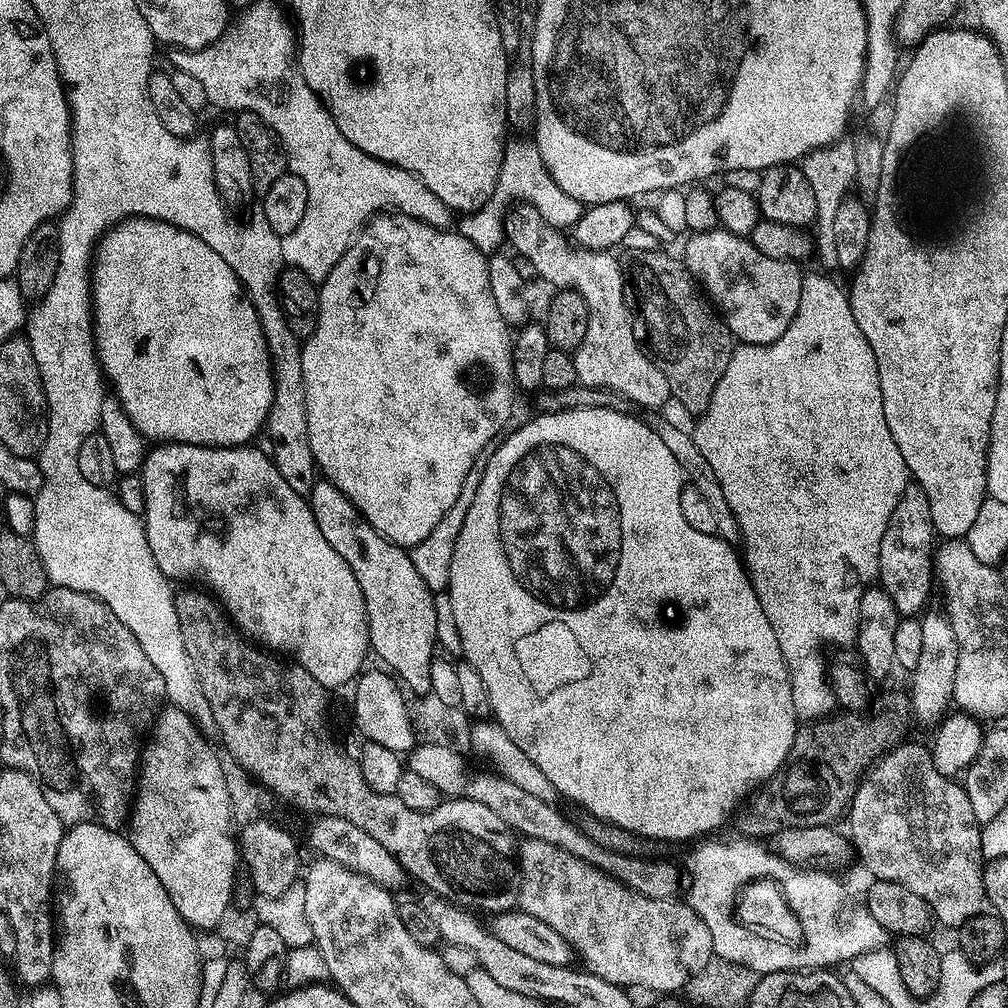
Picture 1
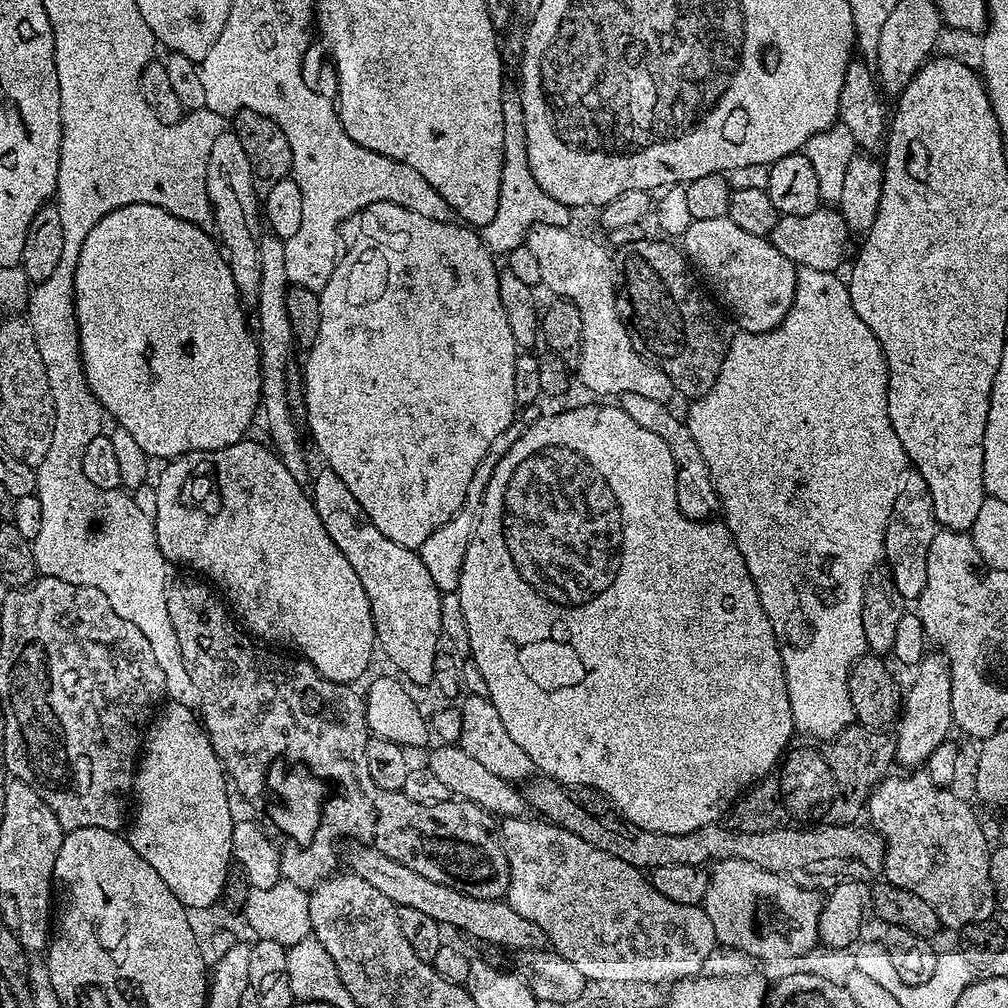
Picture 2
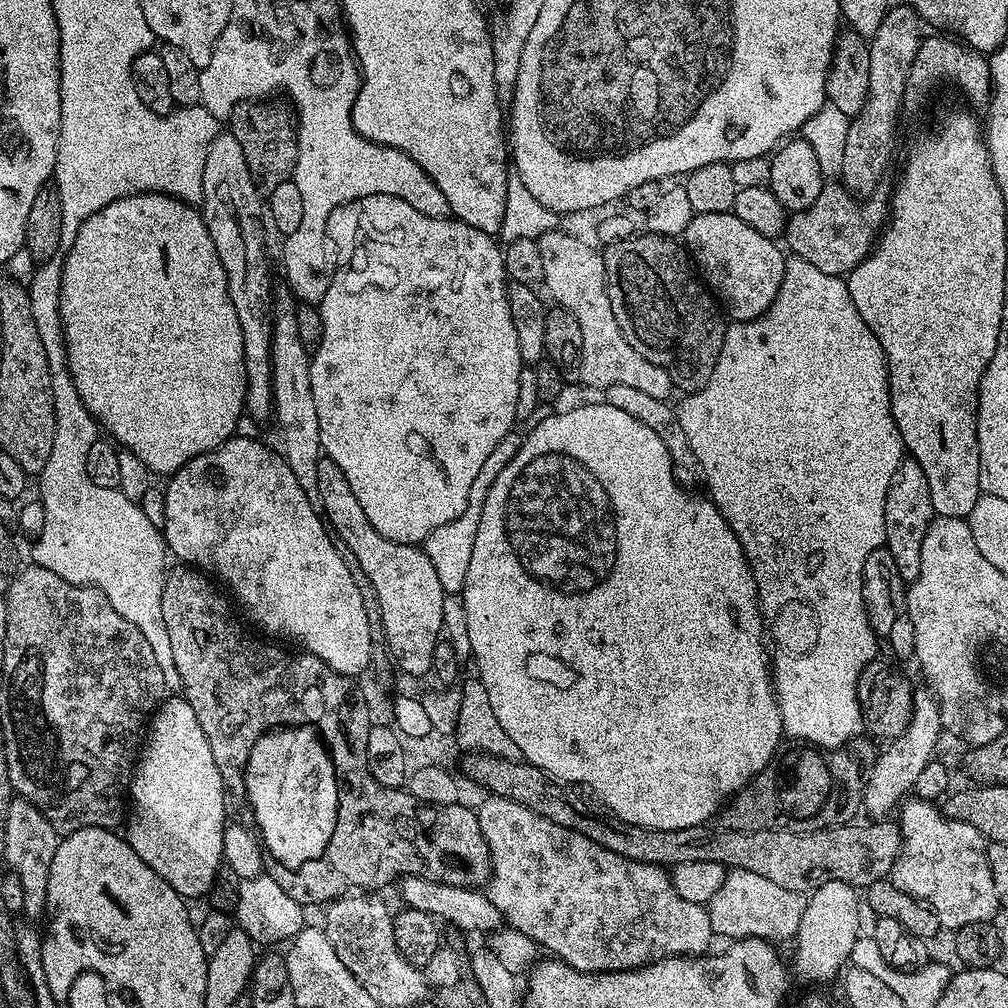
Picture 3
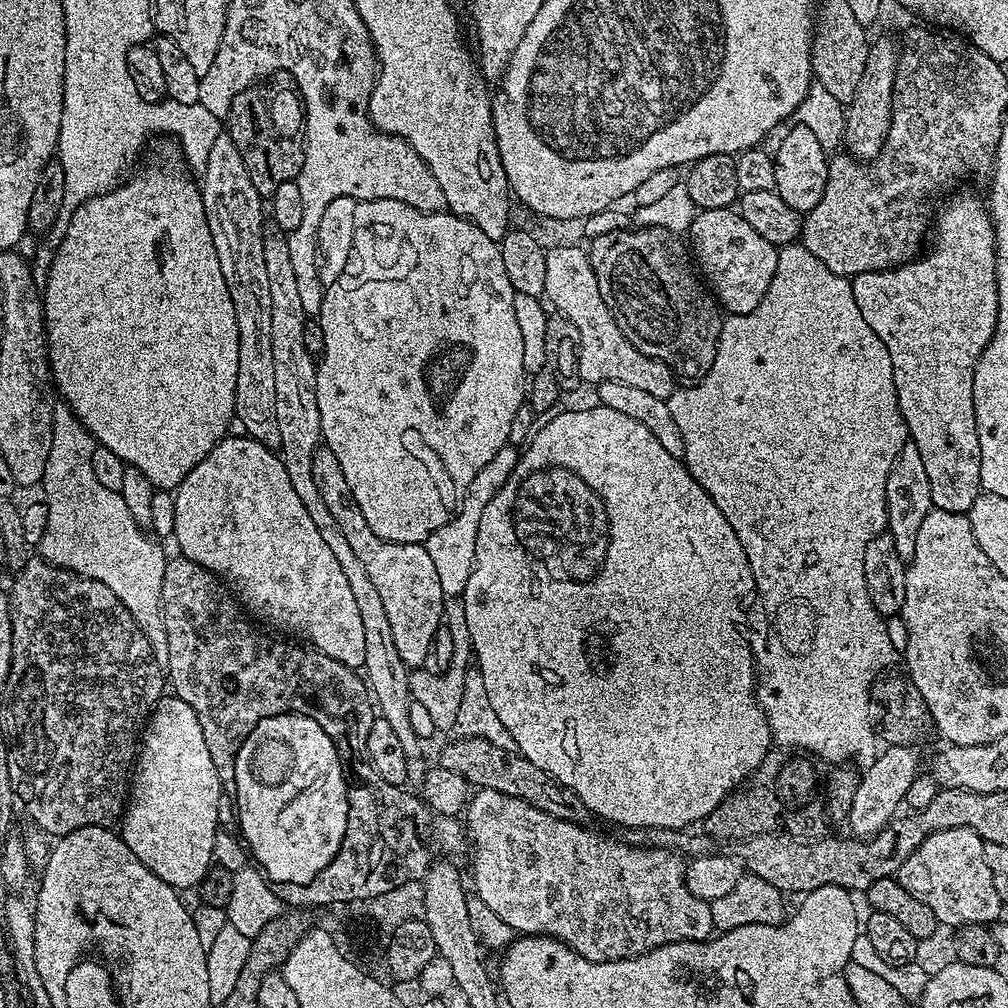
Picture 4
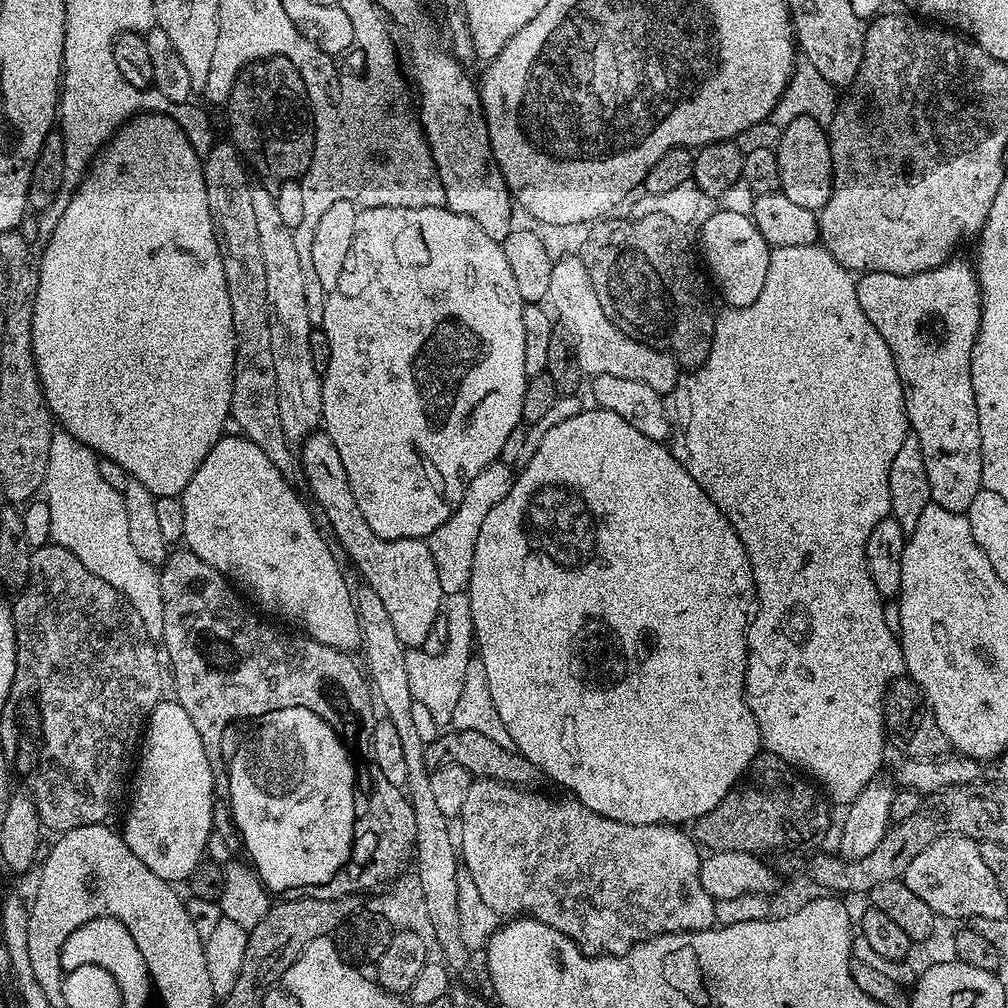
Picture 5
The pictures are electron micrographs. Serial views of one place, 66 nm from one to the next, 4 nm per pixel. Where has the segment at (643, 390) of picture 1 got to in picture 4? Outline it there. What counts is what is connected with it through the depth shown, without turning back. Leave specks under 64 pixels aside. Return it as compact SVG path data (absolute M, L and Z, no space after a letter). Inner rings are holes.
M572 244L549 248L547 253L544 296L547 303L559 315L570 318L570 322L574 322L574 327L578 330L580 380L593 386L606 382L622 382L625 386L646 390L649 394L654 394L654 398L669 400L678 387L677 377L673 376L667 364L642 354L642 350L633 346L626 334L618 330L606 302L602 302L602 290L598 290L598 278L594 276L587 251Z

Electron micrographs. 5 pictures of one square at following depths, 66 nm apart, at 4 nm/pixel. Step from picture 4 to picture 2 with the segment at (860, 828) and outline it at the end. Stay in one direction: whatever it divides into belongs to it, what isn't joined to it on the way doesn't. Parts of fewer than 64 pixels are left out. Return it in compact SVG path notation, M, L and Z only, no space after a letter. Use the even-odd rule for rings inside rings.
M929 651L921 658L919 664L916 665L914 673L916 673L916 677L913 678L912 685L906 688L906 691L903 693L902 711L899 713L898 723L894 728L894 735L896 737L896 756L894 760L897 765L905 764L908 767L905 769L908 770L915 769L912 768L915 764L923 765L927 762L930 754L934 754L934 750L938 750L938 746L949 739L948 731L953 731L954 728L952 707L950 706L952 679L948 669L948 659L939 651Z

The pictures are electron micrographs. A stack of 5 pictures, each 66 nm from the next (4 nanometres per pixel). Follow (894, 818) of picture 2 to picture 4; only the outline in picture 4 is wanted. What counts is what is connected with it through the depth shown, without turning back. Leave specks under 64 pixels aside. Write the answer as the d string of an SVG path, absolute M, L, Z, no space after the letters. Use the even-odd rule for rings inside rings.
M969 828L935 832L924 837L918 850L914 850L914 854L902 862L895 879L906 886L914 898L930 906L941 925L995 925L1001 919L1002 905L998 890L994 890L994 878L990 878L990 869L984 861L985 843L981 836Z

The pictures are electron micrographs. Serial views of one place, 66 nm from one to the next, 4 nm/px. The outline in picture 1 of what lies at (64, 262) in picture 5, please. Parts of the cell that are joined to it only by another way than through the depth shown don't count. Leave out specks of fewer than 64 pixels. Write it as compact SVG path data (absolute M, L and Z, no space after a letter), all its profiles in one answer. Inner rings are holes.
M130 216L127 220L120 221L119 224L112 225L103 236L100 237L94 248L94 263L91 270L92 274L92 331L91 339L96 342L96 358L100 361L100 371L107 383L114 391L115 399L120 401L120 405L126 410L126 414L130 418L130 422L134 422L134 426L140 432L140 435L152 442L163 442L166 444L197 444L203 448L239 448L252 442L257 434L268 423L268 411L272 405L272 356L268 353L266 346L266 338L262 334L262 326L260 319L256 313L256 308L252 301L246 295L246 289L240 283L239 278L234 274L234 270L230 266L226 266L226 261L219 254L214 254L214 250L210 250L210 246L206 246L206 242L202 242L202 238L198 238L194 234L190 234L186 230L182 230L178 226L174 226L170 222L162 222L155 220L149 216Z

